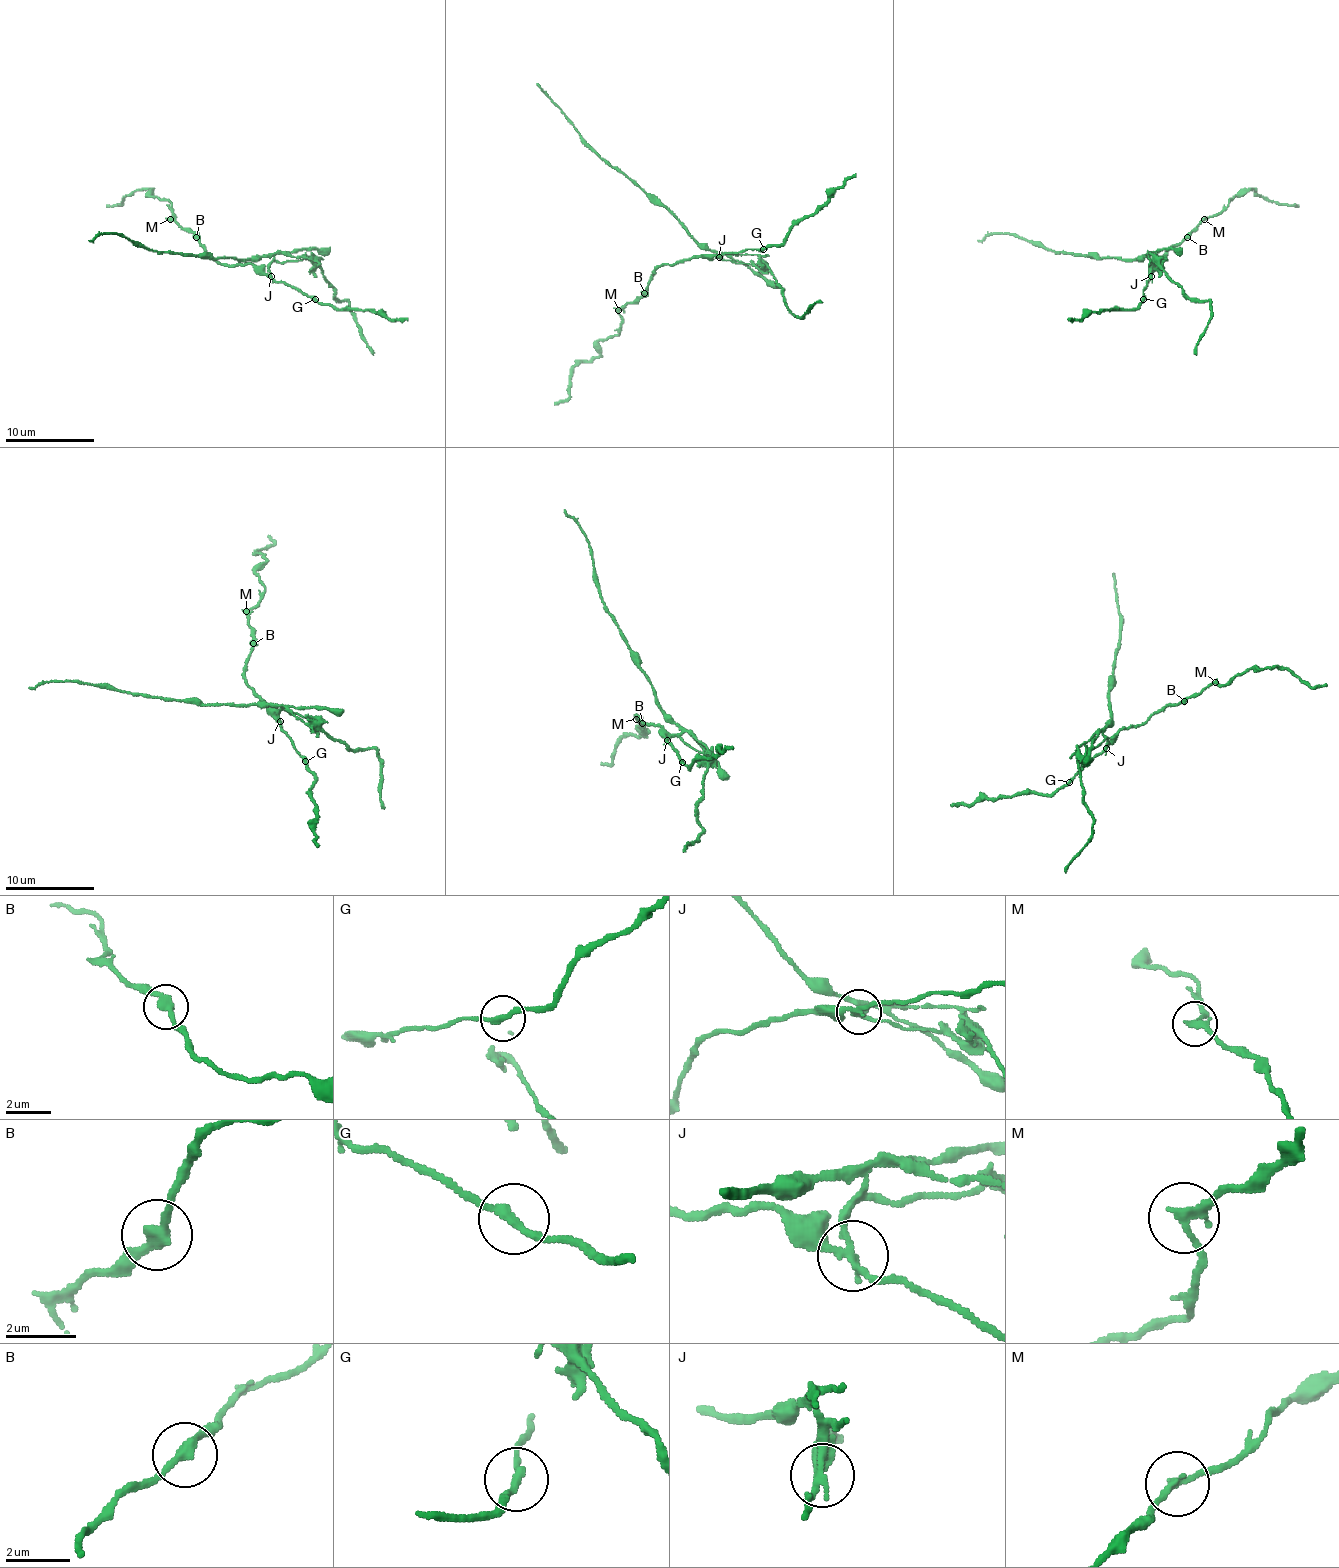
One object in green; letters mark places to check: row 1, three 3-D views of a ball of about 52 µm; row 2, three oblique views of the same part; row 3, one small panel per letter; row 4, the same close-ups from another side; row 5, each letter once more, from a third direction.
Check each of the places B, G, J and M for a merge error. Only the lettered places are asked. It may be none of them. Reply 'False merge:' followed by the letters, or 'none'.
False merge: J, M

